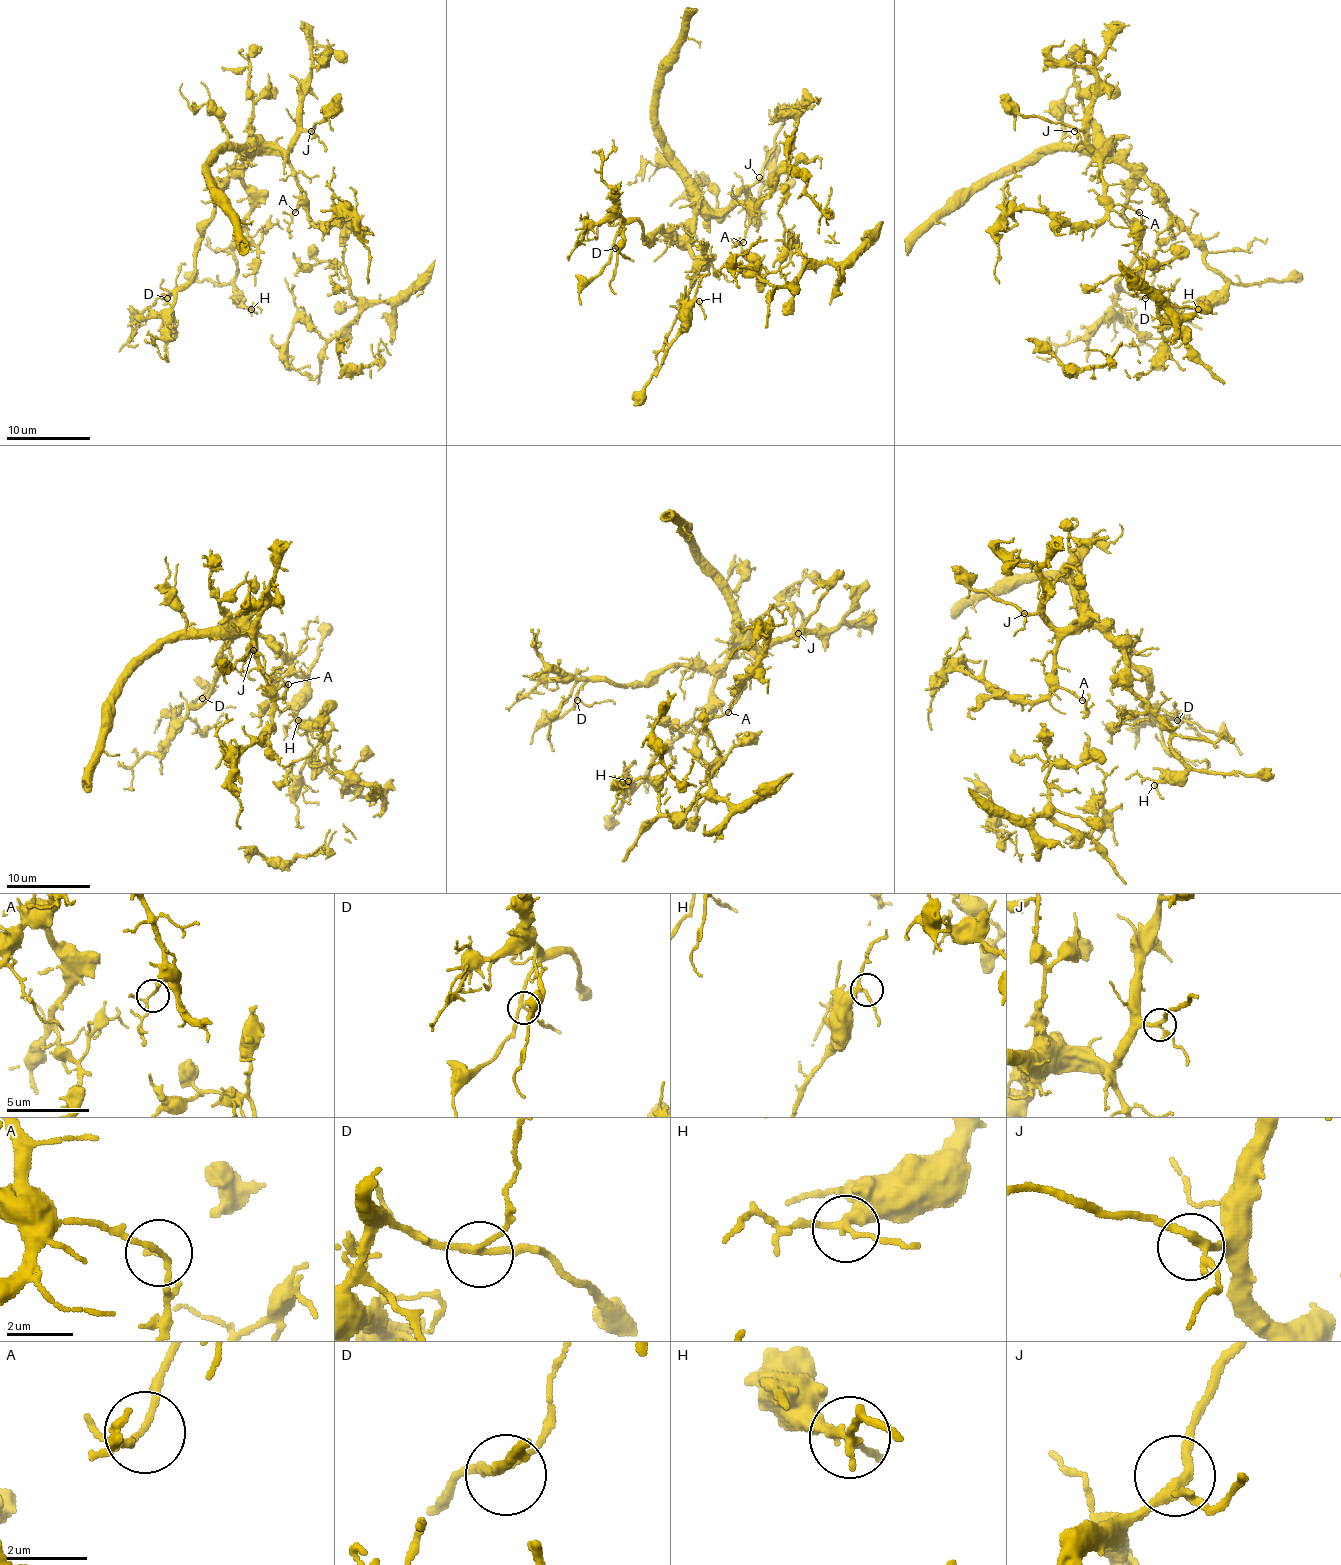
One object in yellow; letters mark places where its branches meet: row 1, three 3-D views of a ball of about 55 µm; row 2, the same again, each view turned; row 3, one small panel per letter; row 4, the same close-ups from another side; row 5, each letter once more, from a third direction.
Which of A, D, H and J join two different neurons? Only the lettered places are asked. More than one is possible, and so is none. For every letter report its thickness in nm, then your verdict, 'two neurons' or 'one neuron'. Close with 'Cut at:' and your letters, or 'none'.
A: 120 nm | one neuron
D: 170 nm | one neuron
H: 200 nm | one neuron
J: 240 nm | one neuron
Cut at: none

